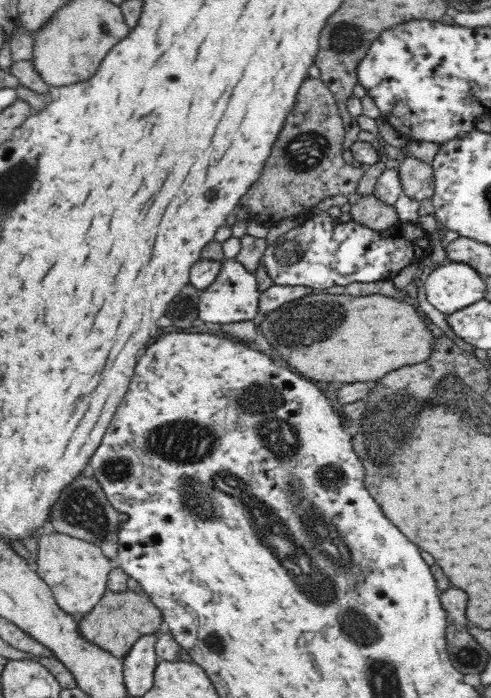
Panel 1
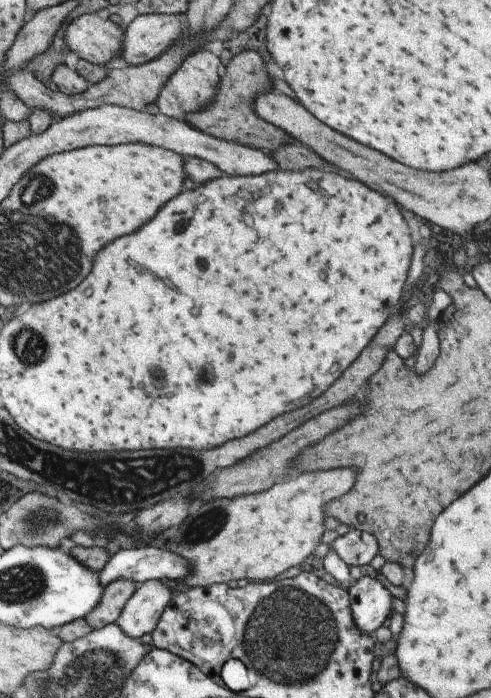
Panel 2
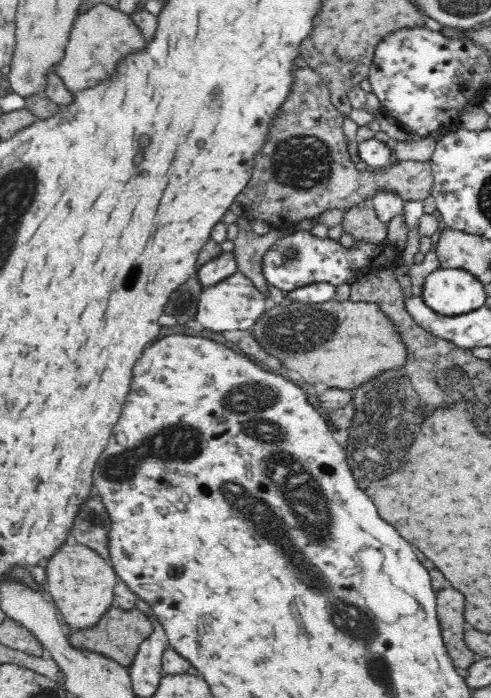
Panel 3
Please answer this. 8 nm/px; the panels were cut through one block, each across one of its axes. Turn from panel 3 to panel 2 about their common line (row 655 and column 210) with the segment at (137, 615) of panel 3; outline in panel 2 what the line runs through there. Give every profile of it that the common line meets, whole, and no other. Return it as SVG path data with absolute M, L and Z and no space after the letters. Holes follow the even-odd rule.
M242 51L228 62L227 67L223 68L218 92L216 92L216 98L212 100L212 104L204 110L196 111L196 114L188 114L184 120L190 126L194 126L200 132L210 136L273 153L278 148L295 142L295 139L286 134L282 128L262 120L254 112L256 98L264 92L274 90L272 76L270 76L262 56L258 52Z

